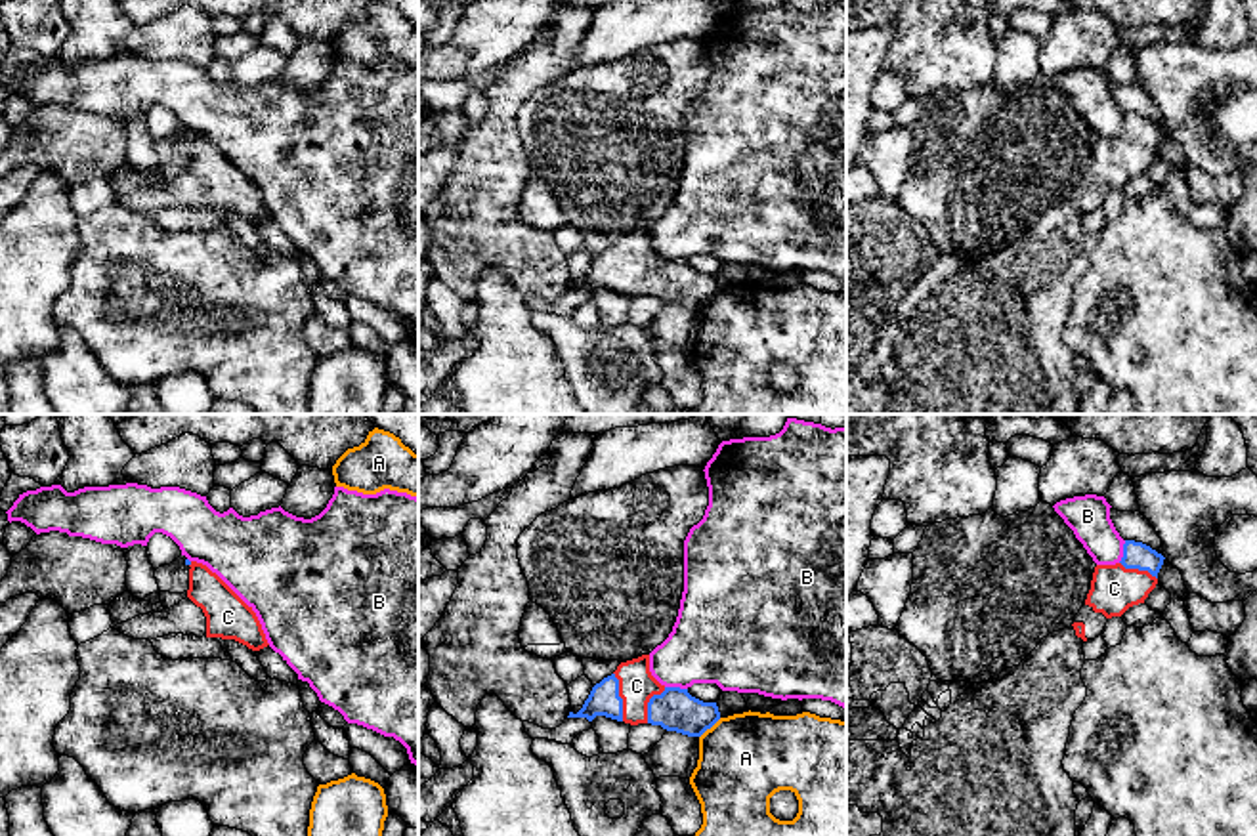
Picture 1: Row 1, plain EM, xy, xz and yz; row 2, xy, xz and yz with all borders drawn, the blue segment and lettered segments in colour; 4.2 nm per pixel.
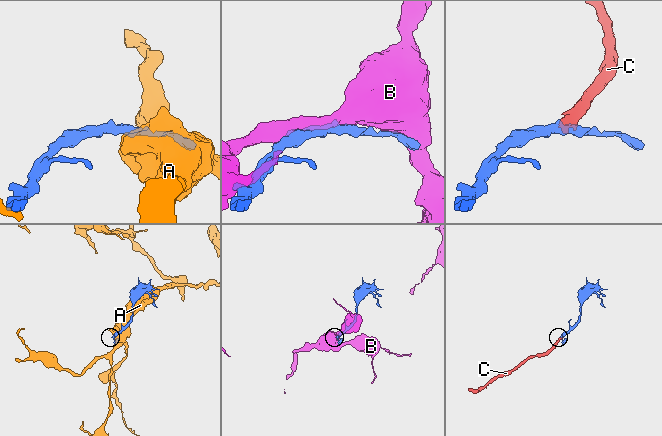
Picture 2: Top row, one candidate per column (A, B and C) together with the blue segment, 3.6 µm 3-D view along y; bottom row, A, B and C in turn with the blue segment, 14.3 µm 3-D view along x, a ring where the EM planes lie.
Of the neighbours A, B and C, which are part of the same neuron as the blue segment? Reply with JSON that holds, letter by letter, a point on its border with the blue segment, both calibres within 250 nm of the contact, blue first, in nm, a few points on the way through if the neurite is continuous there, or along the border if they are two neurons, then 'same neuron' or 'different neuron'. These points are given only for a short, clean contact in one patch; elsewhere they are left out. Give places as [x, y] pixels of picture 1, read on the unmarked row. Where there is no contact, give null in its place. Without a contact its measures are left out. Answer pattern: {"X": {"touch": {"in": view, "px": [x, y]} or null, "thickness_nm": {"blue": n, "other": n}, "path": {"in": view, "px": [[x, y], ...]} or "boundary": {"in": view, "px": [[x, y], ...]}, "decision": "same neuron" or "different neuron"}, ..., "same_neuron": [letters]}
{"A": {"touch": {"in": "xz", "px": [709, 300]}, "thickness_nm": {"blue": 180, "other": 380}, "decision": "different neuron"}, "B": {"touch": {"in": "xz", "px": [677, 260]}, "thickness_nm": {"blue": 180, "other": 360}, "decision": "different neuron"}, "C": {"touch": {"in": "xz", "px": [619, 270]}, "thickness_nm": {"blue": 130, "other": 160}, "path": {"in": "xz", "px": [[604, 271], [619, 270], [637, 258]]}, "decision": "same neuron"}, "same_neuron": ["C"]}

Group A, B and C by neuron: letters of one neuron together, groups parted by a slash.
A / B / C

